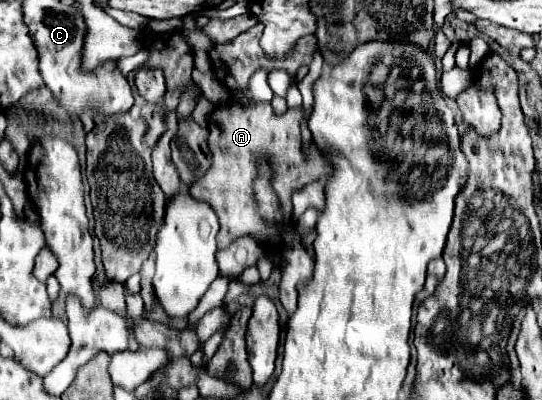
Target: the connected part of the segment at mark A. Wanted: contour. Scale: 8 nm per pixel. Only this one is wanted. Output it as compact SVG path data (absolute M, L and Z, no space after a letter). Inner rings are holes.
M236 102L220 104L210 114L208 146L212 150L212 166L202 178L190 184L190 194L208 202L216 212L220 220L218 248L226 248L238 236L252 236L278 248L278 240L274 234L270 234L274 226L262 222L262 218L258 218L258 210L254 210L254 174L258 154L266 154L270 158L270 166L274 166L274 182L270 186L274 186L274 192L282 202L282 214L286 214L286 218L292 216L292 194L330 172L326 156L322 150L318 150L318 146L314 146L314 142L310 142L308 150L302 148L302 118L304 108L292 108L282 116L276 116L270 104L242 108Z

